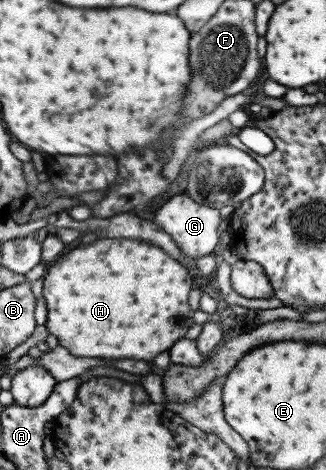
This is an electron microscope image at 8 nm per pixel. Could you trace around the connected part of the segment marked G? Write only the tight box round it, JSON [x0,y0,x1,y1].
[153,194,224,258]

